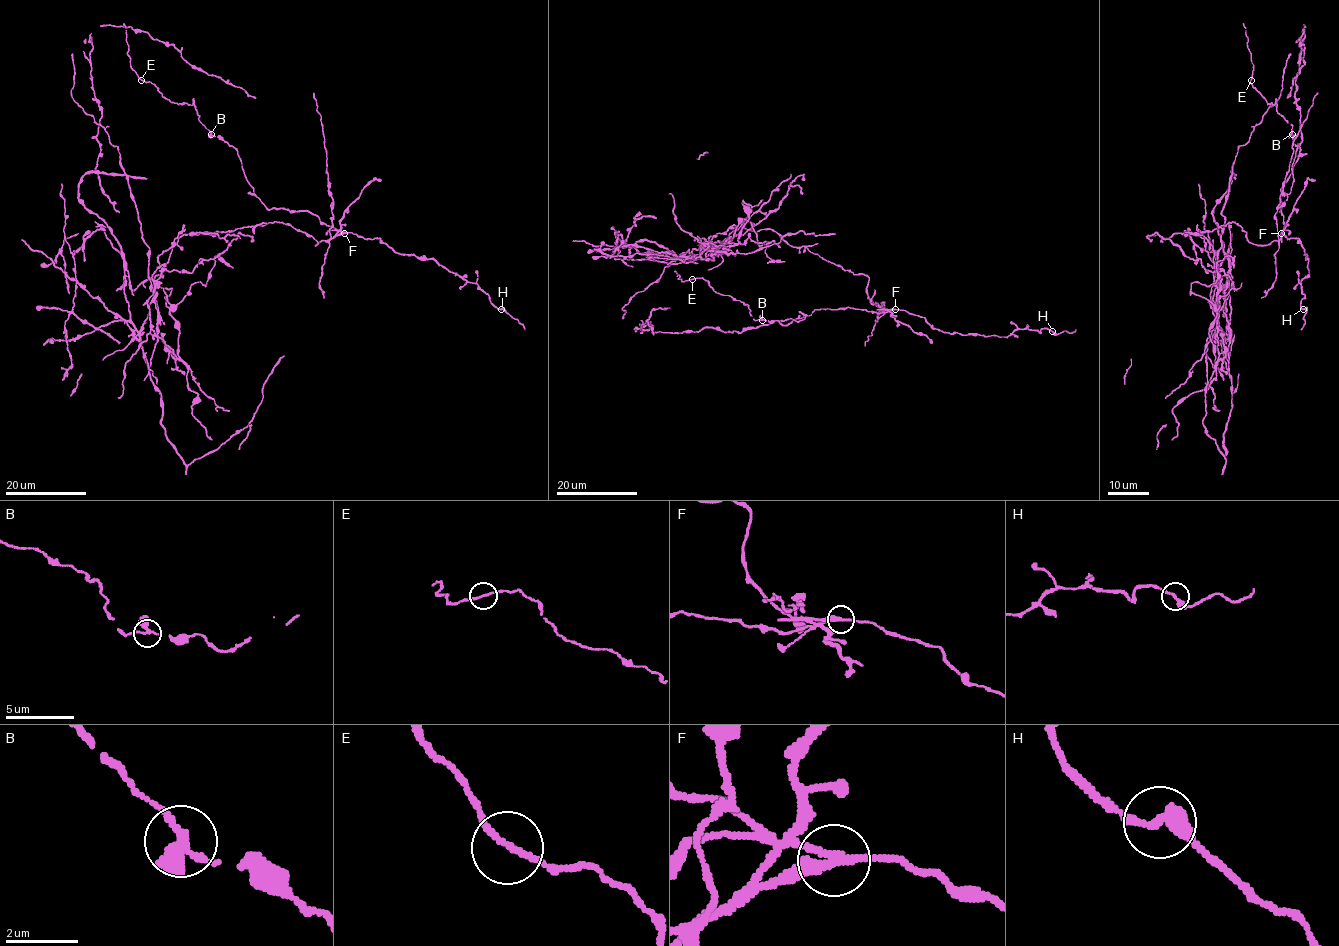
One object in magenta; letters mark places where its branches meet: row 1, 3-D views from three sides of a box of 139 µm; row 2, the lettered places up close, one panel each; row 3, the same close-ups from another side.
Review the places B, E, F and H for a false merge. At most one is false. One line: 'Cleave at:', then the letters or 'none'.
Cleave at: F

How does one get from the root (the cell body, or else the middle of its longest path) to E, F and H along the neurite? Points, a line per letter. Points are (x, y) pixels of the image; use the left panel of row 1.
E: (176, 244), (274, 222), (315, 245), (336, 231), (307, 211), (268, 209), (195, 106), (141, 80)
F: (176, 244), (183, 235), (234, 231), (274, 222), (289, 224), (307, 233), (317, 242), (315, 245), (344, 233)
H: (176, 244), (183, 235), (274, 222), (315, 245), (344, 233), (379, 238), (475, 282), (501, 309)

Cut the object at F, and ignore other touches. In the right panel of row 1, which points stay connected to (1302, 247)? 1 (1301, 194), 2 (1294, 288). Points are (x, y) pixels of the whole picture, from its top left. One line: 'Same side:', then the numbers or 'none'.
Same side: 2

